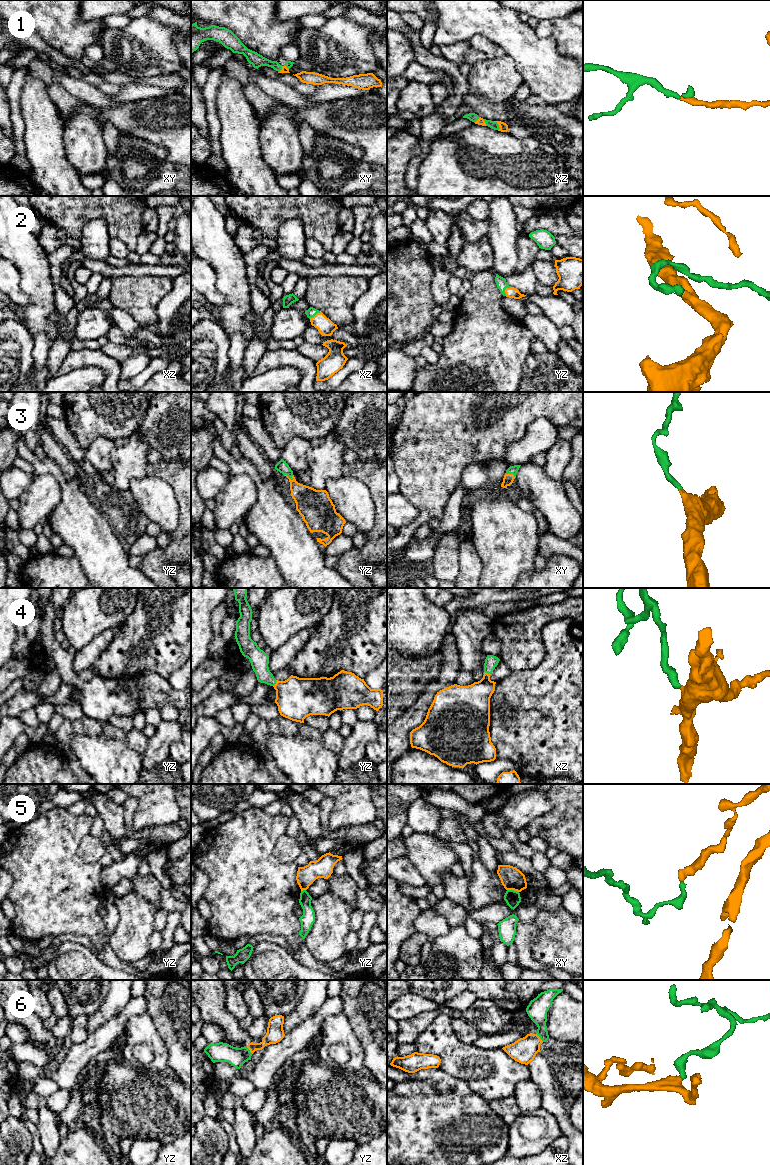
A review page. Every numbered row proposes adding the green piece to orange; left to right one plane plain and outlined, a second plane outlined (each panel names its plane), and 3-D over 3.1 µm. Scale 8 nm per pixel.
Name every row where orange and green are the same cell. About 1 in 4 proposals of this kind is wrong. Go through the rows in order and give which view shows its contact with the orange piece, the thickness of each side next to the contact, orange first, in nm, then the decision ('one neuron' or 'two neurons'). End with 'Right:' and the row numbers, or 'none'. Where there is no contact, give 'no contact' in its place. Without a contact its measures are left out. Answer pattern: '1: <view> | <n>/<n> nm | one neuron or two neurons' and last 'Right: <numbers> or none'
1: xz | 70/60 nm | one neuron
2: yz | 90/80 nm | one neuron
3: yz | 220/90 nm | one neuron
4: yz | 340/150 nm | one neuron
5: xy | 180/120 nm | two neurons
6: yz | 140/160 nm | one neuron
Right: 1, 2, 3, 4, 6

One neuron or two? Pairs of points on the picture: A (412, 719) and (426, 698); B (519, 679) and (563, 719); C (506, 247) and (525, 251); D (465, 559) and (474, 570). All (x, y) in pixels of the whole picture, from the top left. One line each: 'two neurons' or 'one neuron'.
A: one neuron
B: one neuron
C: two neurons
D: one neuron

